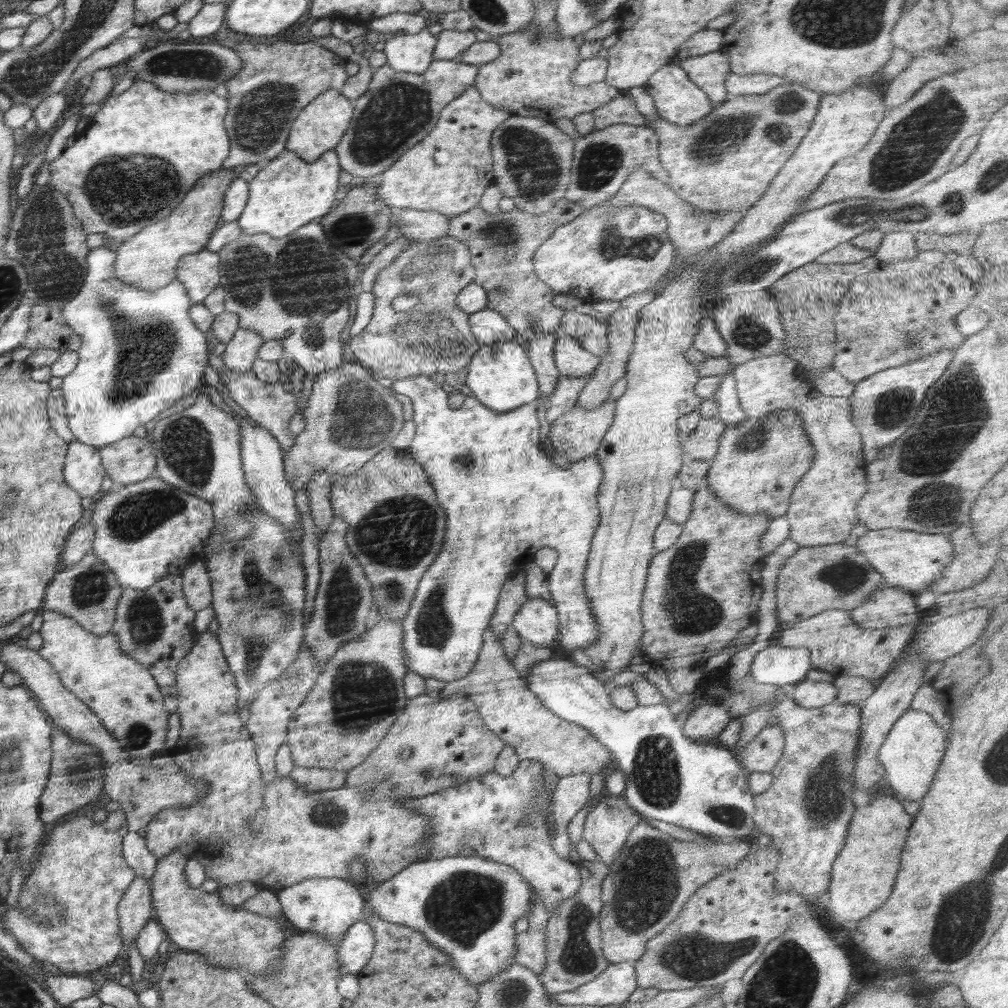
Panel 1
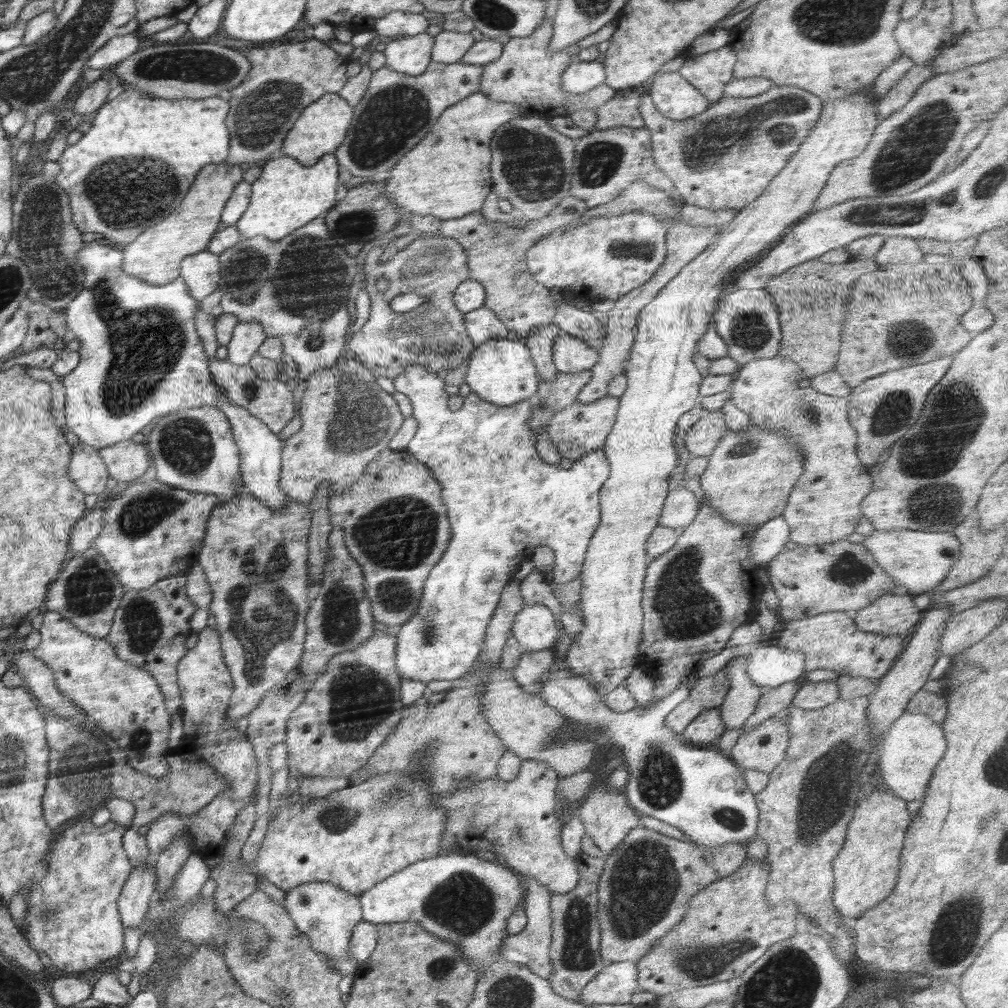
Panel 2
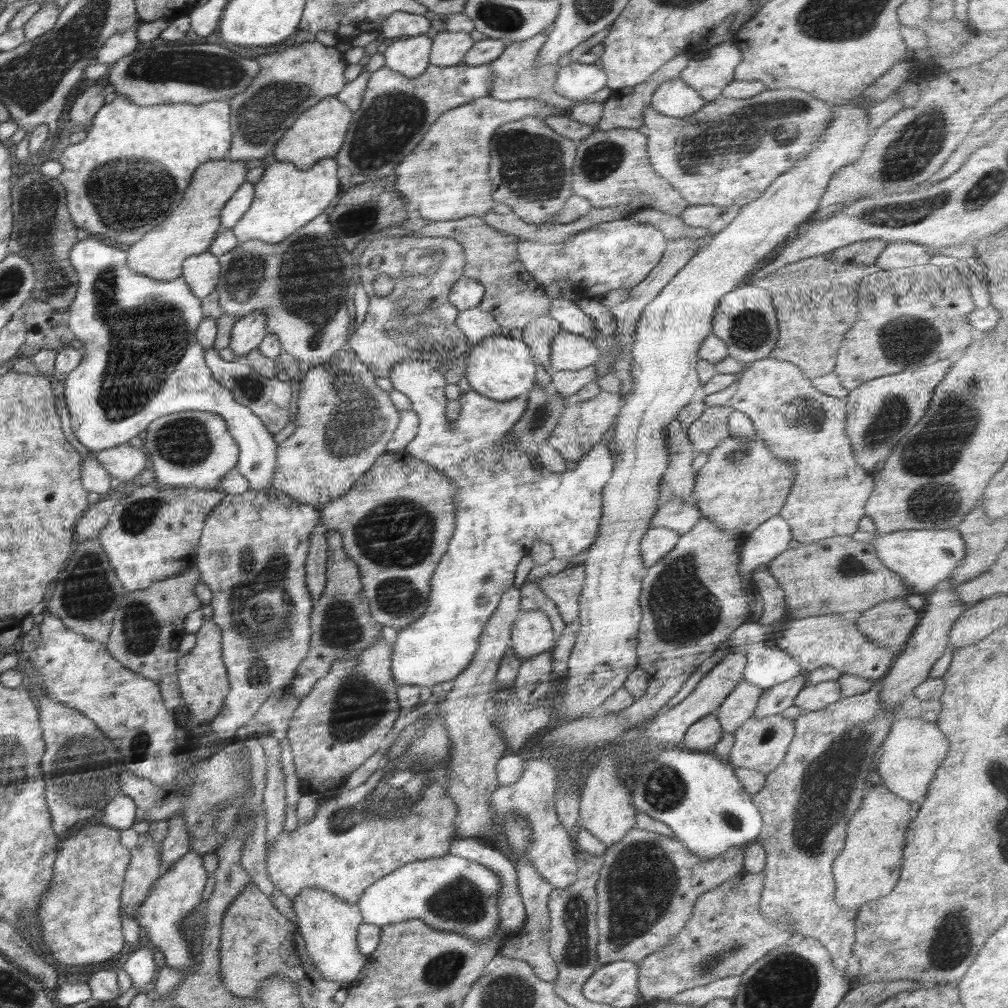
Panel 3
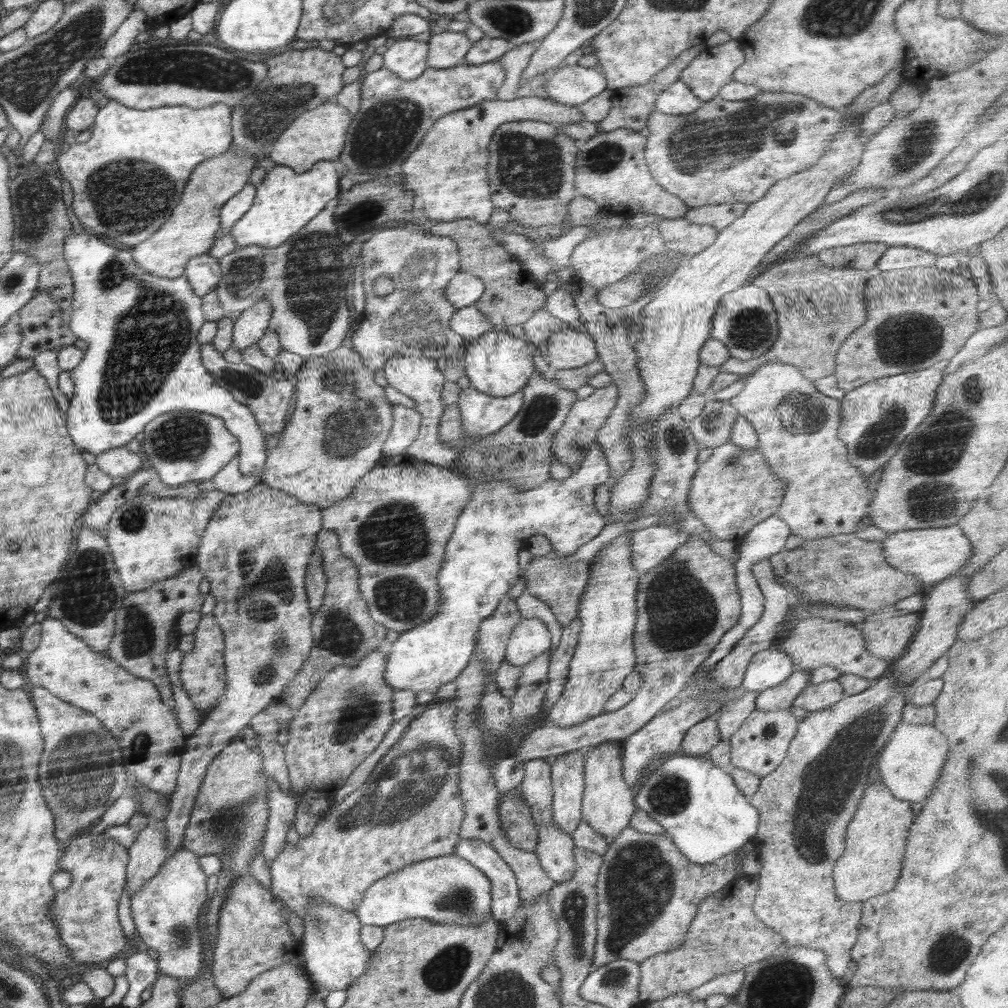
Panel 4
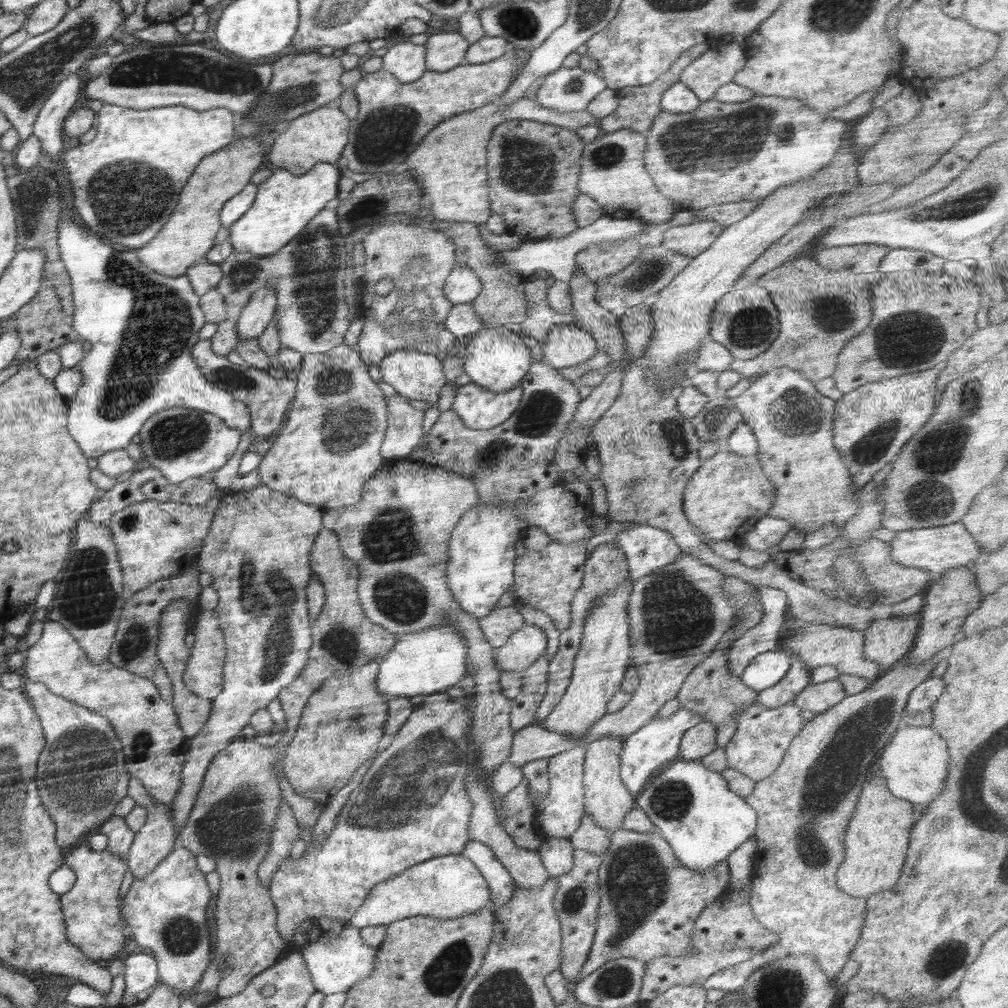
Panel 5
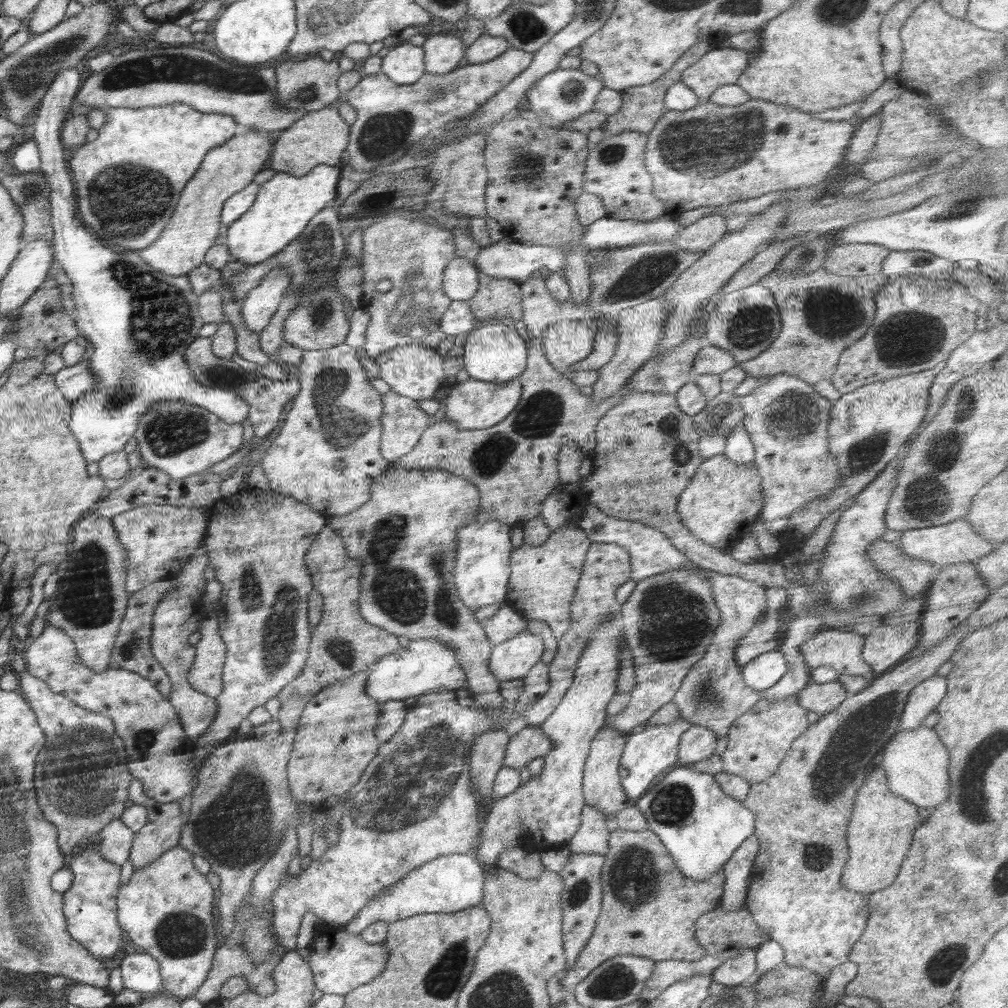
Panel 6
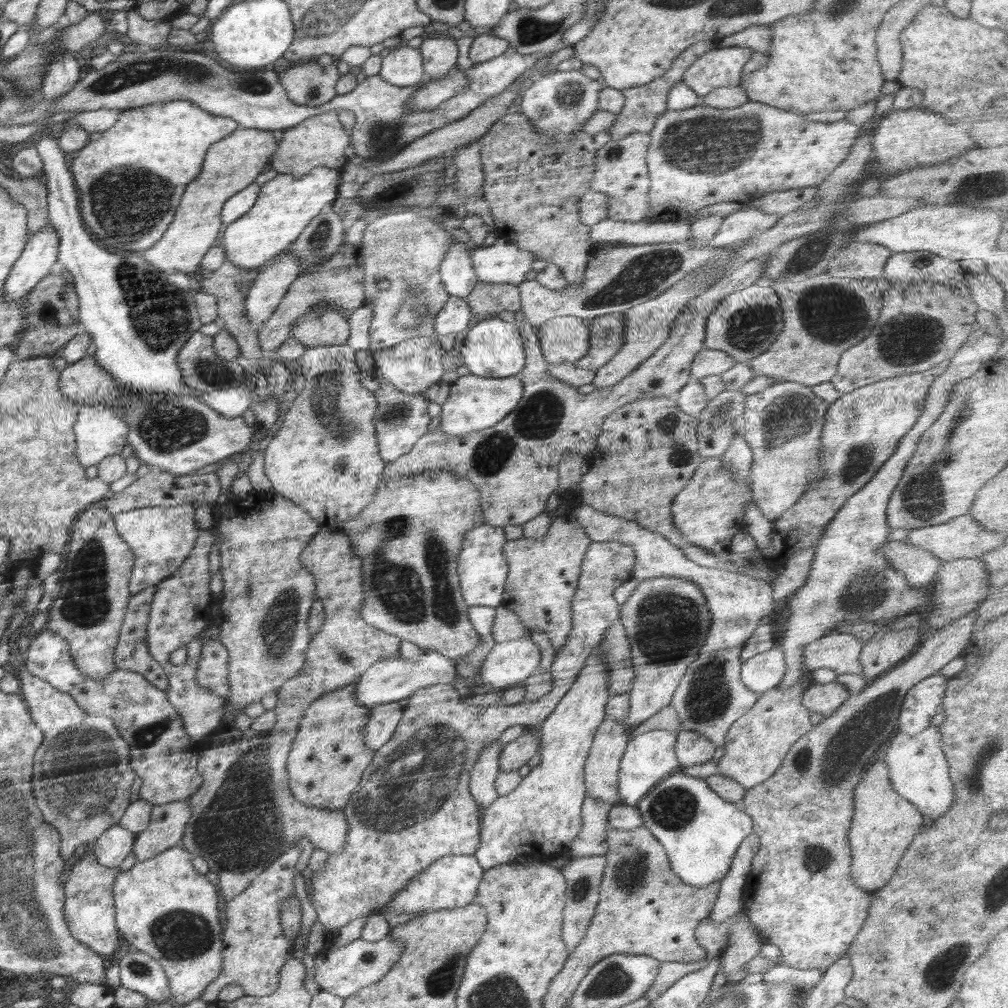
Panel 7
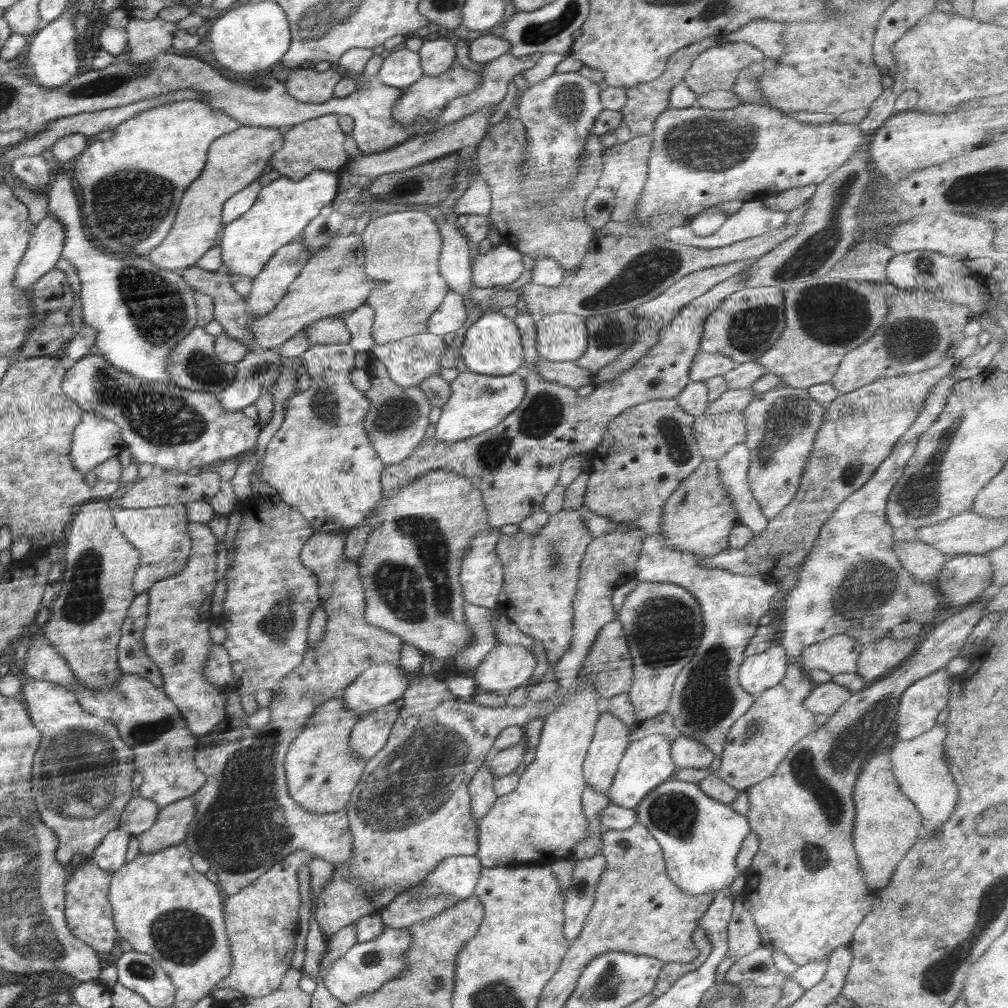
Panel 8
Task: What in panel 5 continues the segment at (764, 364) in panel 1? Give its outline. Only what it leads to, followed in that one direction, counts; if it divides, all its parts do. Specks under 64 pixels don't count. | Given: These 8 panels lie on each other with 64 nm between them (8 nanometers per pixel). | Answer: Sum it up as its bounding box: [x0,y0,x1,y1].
[734,366,865,534]

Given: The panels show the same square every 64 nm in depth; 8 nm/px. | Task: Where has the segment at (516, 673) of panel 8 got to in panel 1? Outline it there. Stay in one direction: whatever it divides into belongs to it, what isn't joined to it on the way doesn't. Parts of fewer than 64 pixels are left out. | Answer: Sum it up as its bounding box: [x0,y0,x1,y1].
[511,598,558,647]

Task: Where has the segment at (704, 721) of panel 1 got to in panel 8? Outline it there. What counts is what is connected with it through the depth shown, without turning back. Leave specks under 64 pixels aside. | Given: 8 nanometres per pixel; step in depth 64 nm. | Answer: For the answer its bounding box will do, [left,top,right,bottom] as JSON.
[671,734,716,769]

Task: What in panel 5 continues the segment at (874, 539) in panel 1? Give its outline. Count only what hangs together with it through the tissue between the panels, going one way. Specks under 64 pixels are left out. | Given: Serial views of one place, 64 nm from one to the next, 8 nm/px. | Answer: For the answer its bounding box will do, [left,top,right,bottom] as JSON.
[889,522,982,580]

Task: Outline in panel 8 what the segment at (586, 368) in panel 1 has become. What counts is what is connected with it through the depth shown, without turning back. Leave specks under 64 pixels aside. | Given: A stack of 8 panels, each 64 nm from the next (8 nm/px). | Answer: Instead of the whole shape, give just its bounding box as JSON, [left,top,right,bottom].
[535,313,587,363]

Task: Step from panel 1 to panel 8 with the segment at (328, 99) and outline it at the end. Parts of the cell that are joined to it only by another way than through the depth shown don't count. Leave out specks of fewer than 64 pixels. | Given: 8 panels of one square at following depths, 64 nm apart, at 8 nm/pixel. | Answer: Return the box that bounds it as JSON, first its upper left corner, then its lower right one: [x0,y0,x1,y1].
[270,114,350,179]

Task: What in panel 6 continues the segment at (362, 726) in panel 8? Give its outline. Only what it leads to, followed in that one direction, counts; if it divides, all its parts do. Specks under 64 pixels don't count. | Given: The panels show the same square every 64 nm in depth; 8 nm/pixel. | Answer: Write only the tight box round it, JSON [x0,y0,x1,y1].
[373,699,410,745]

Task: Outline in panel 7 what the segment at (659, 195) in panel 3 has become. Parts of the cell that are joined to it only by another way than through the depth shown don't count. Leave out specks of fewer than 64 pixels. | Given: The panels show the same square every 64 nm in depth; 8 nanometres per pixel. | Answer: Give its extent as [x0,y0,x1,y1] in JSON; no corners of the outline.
[591,132,652,222]

